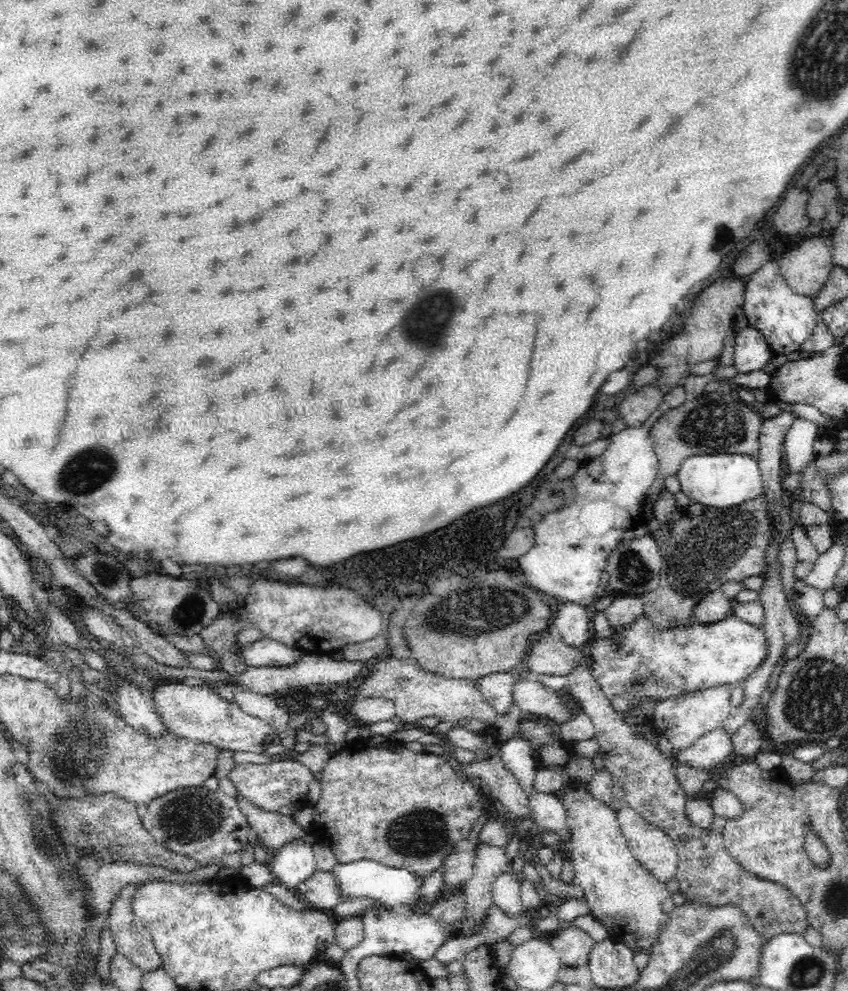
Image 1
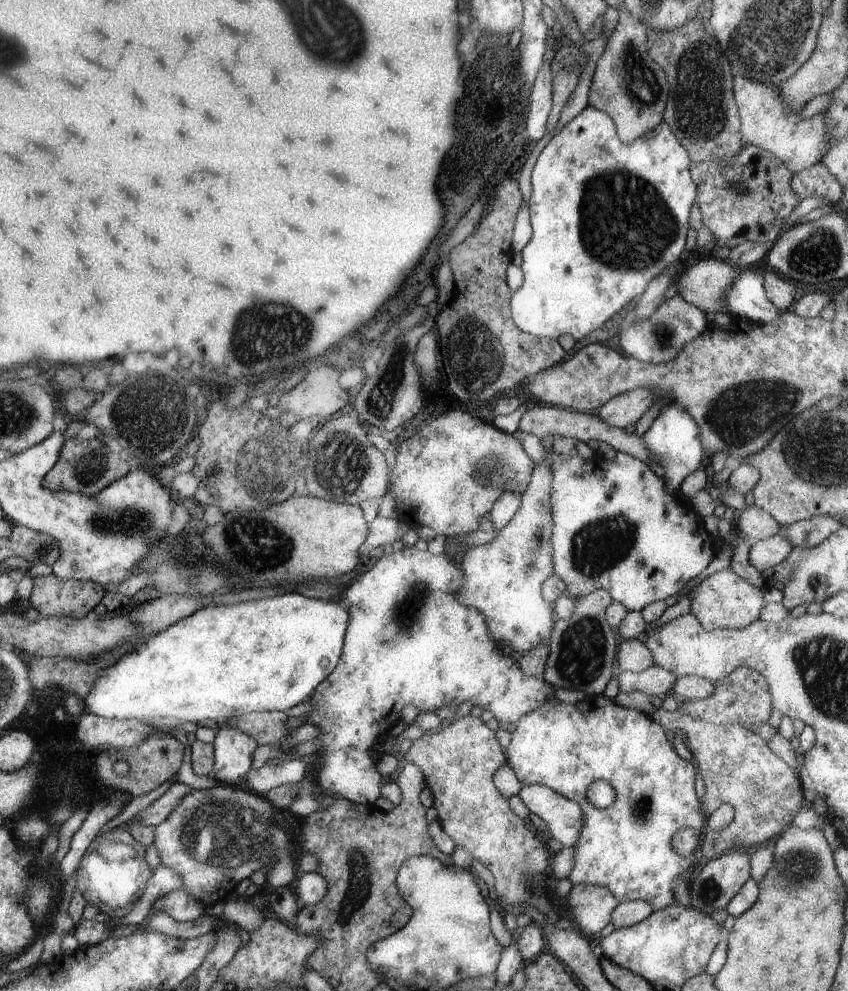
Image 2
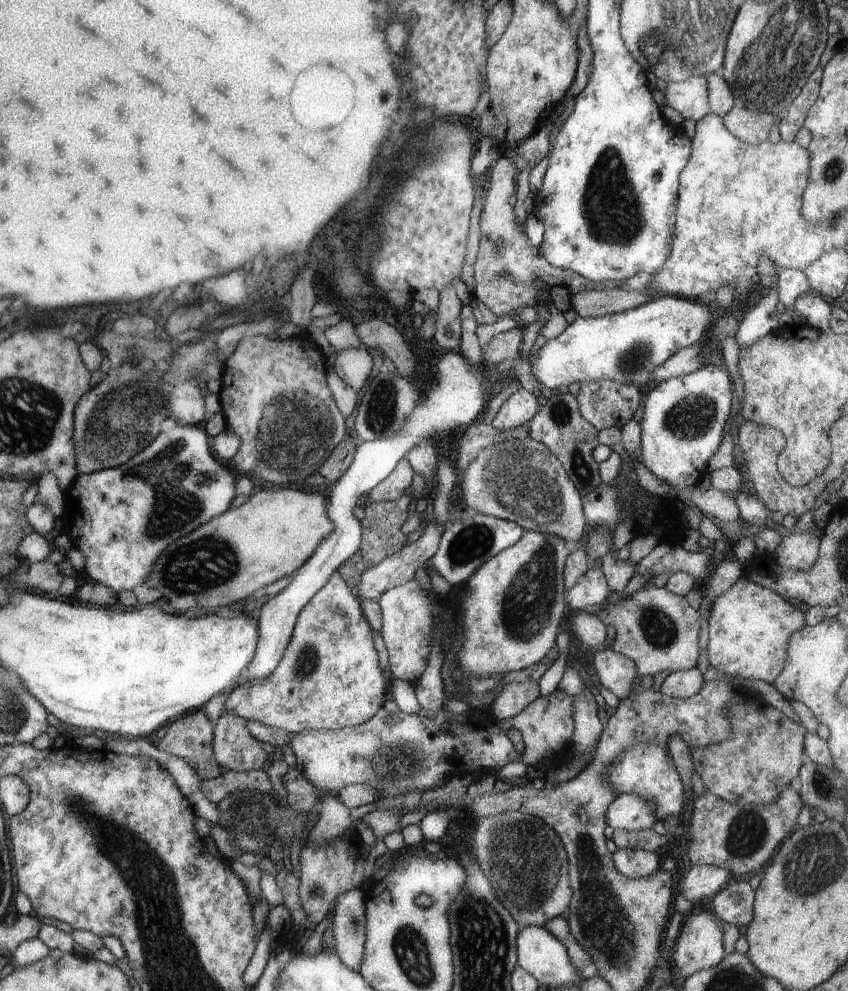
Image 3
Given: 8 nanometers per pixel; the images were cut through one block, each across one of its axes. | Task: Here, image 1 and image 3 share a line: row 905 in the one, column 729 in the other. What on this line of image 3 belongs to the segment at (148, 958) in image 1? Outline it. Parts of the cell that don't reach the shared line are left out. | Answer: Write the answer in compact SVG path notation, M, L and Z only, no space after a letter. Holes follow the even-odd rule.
M731 108L721 120L725 128L731 132L731 136L751 146L759 146L769 140L771 126L773 124L779 126L781 114L761 114L761 112L751 112L747 108Z

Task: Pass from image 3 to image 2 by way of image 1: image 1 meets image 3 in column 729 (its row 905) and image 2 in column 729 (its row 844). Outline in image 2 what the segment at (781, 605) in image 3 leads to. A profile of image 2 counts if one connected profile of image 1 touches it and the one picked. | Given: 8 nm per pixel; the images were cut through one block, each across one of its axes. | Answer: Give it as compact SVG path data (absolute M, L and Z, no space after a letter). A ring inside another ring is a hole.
M731 570L715 572L701 582L693 582L687 588L687 596L691 596L691 614L699 620L699 624L711 632L711 630L743 630L749 624L759 620L761 610L765 608L763 590L751 584L749 580L743 580Z

